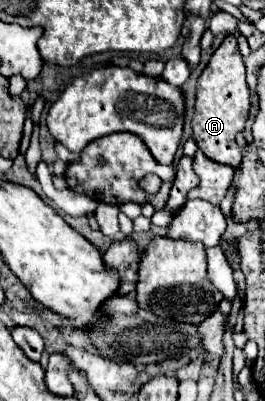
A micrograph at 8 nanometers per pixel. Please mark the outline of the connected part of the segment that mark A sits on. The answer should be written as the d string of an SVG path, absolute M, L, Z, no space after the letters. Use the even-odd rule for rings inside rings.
M227 36L223 44L215 50L211 56L207 68L203 70L199 84L197 84L197 102L195 102L195 114L191 120L193 128L193 140L197 142L199 150L219 164L227 164L237 168L241 162L241 150L235 142L235 136L245 128L247 116L249 116L249 88L245 82L245 66L243 56L237 48L237 38Z

